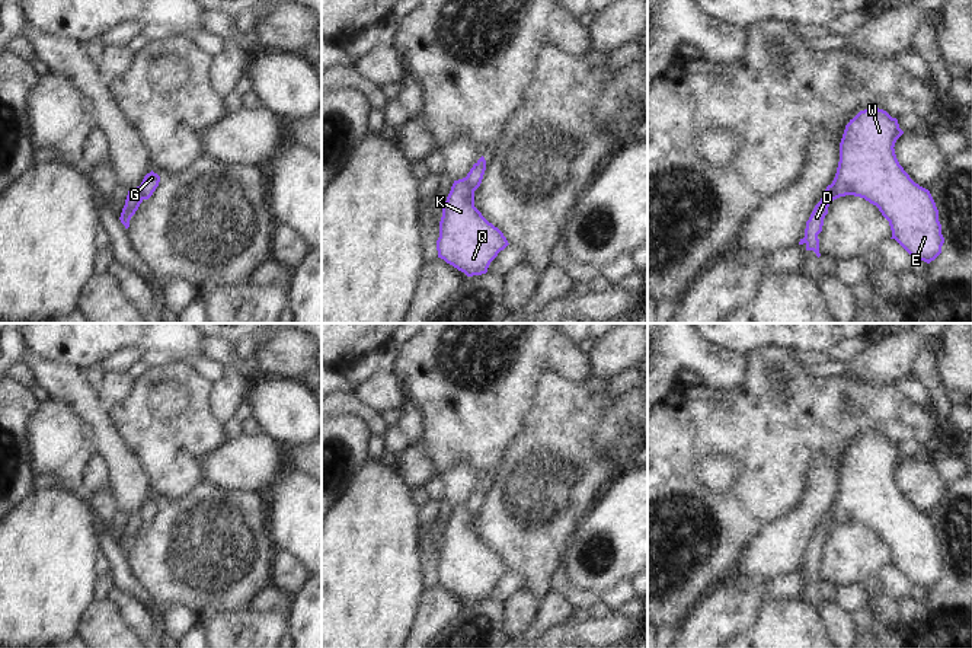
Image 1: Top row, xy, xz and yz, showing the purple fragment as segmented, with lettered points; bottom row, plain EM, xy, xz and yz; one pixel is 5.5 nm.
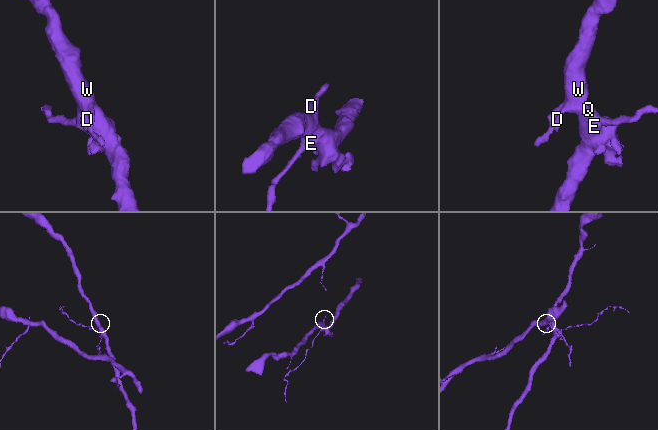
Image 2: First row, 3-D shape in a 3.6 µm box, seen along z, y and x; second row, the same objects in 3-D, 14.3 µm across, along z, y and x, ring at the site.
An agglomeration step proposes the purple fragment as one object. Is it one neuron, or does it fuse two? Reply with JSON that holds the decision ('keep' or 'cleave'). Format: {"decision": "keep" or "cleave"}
{"decision": "cleave"}

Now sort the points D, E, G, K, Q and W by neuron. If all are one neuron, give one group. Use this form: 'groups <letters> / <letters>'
groups D E K Q W / G

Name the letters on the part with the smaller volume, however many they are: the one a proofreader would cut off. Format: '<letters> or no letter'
G

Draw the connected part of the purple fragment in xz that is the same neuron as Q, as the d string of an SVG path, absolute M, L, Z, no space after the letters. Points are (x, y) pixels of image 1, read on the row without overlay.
M466 504L454 507L442 530L438 584L467 603L482 601L508 571L503 559L474 533L474 515Z

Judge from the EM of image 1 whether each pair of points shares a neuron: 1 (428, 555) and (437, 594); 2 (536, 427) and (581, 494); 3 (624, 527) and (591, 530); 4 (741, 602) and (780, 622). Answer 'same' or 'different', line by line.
1: different
2: same
3: same
4: different

